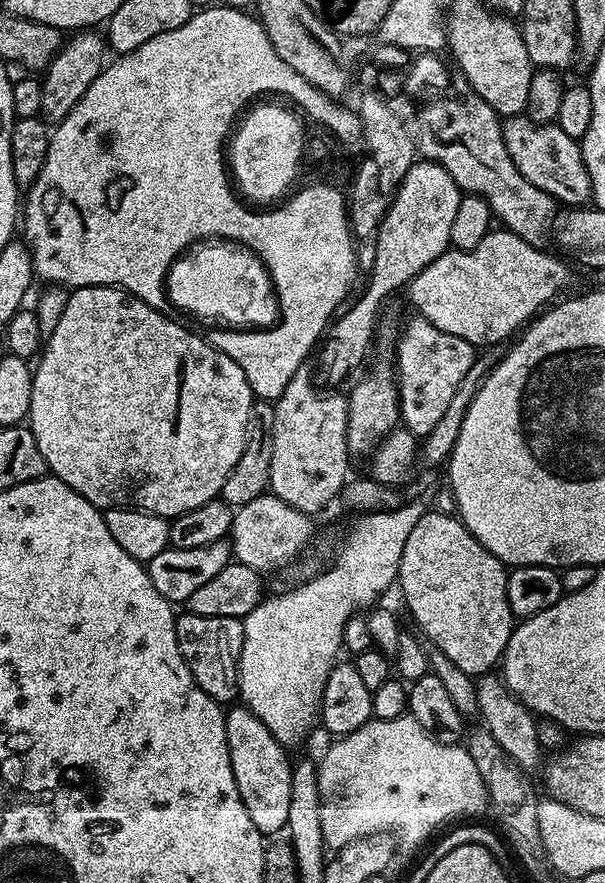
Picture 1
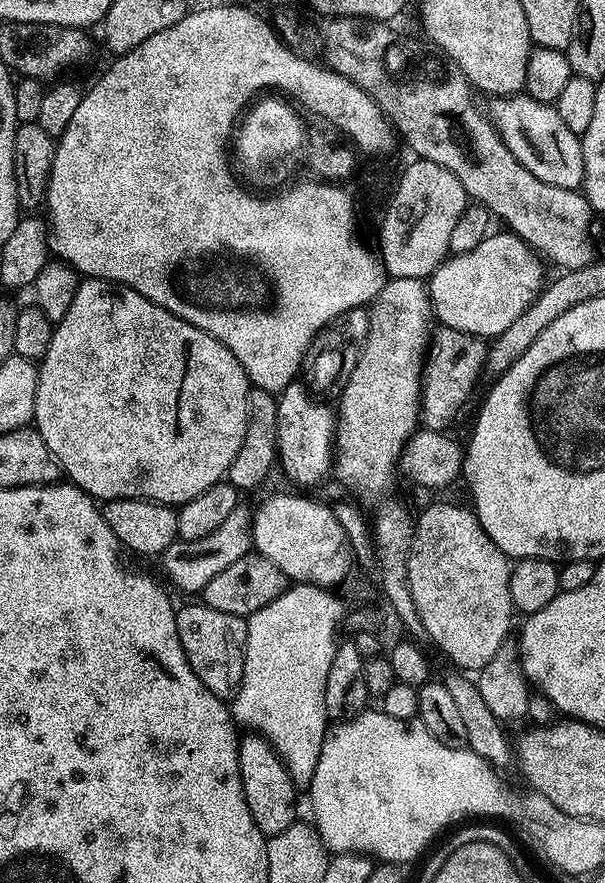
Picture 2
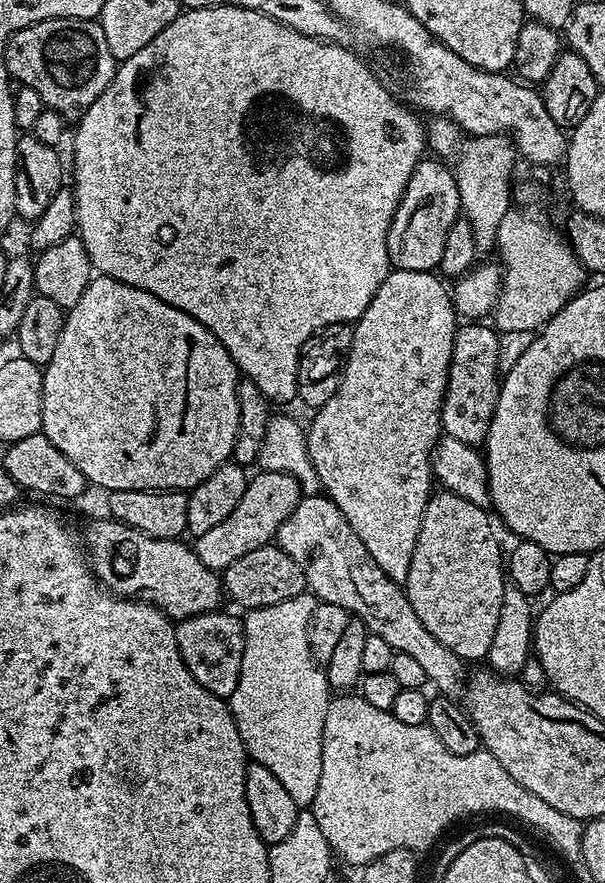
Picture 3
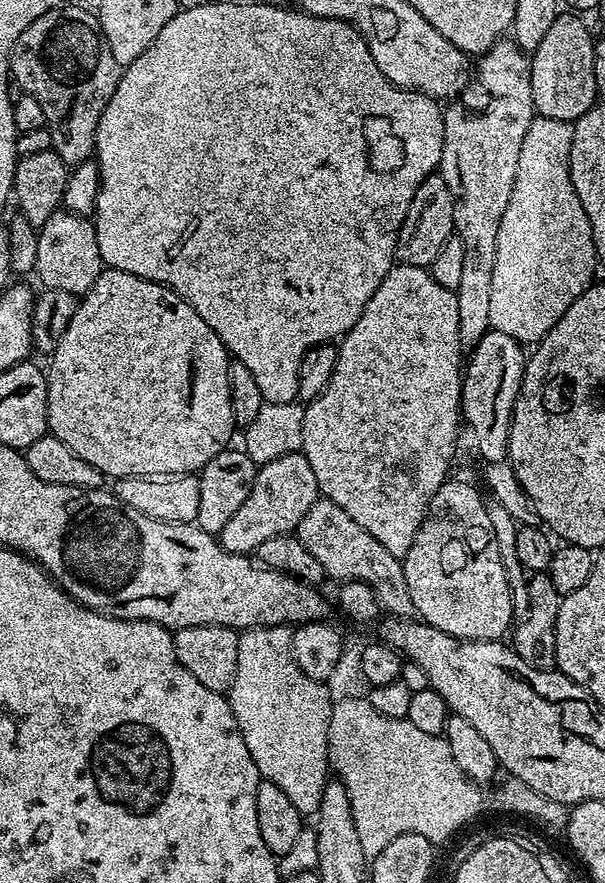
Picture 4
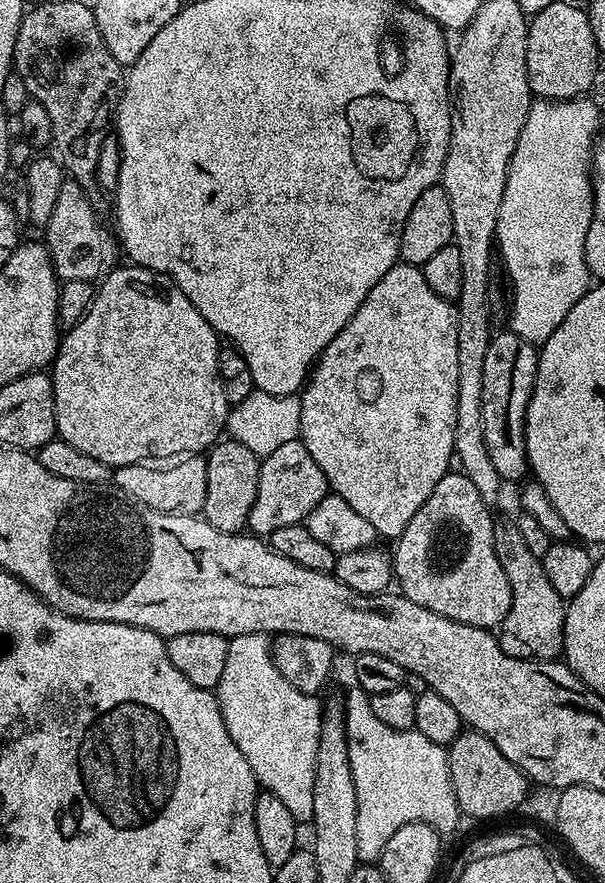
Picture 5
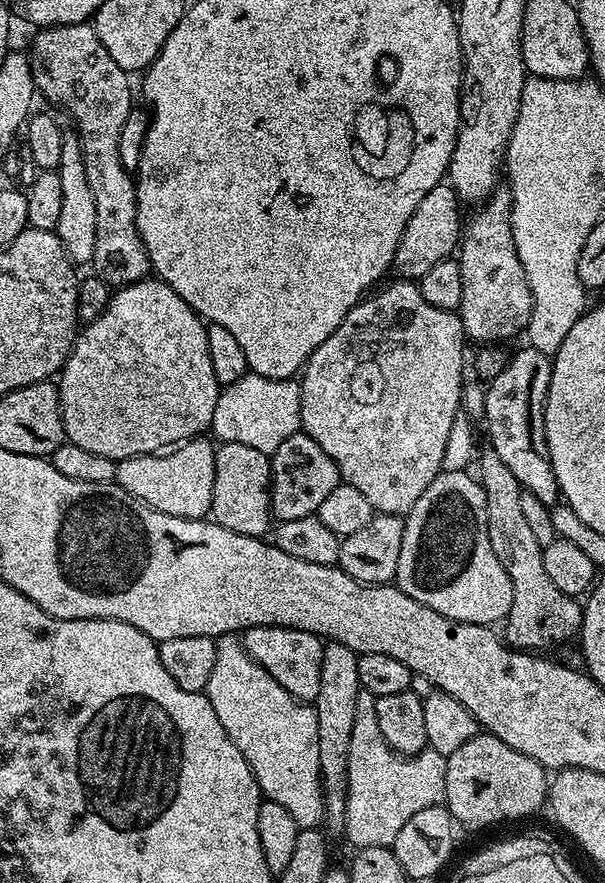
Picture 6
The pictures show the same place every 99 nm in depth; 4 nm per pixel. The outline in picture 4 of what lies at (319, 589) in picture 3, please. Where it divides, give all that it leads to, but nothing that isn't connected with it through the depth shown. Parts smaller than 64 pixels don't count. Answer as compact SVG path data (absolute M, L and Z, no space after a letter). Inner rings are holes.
M323 498L314 502L310 510L306 510L306 518L298 522L295 533L296 537L322 562L322 570L325 577L336 579L336 582L357 580L366 582L374 590L376 599L383 611L392 618L408 618L415 613L416 607L408 593L406 578L404 577L404 565L401 557L390 554L378 538L366 534L342 506L334 506L334 502Z

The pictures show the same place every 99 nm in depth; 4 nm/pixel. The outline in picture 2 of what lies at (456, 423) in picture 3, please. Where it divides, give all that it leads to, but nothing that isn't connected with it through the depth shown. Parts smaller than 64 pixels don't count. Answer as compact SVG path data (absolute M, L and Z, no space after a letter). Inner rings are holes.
M437 327L430 337L424 361L424 375L420 389L420 418L423 427L444 432L464 408L476 379L481 379L488 344L481 337L462 330Z

